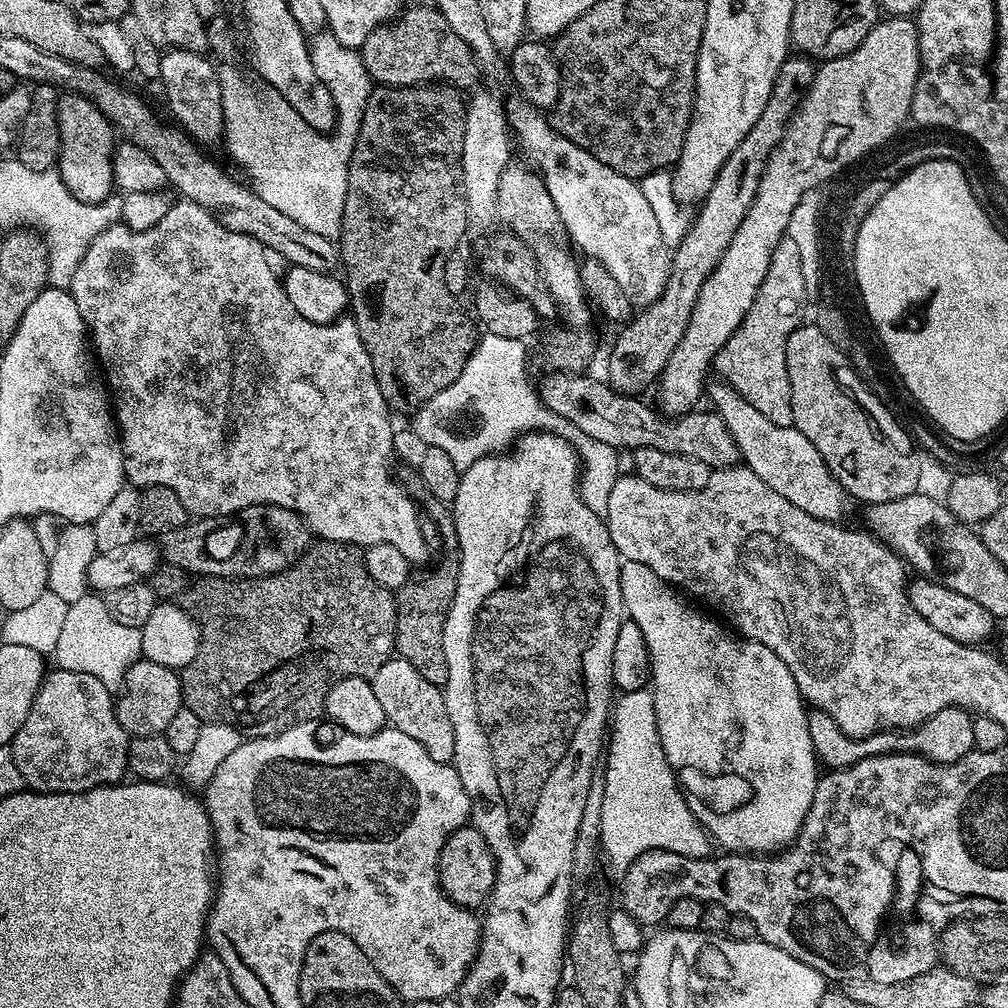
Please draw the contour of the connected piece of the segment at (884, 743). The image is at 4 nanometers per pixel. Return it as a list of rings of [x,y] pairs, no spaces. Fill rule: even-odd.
[[[947,708],[946,710],[938,710],[938,714],[926,718],[915,728],[885,730],[857,738],[846,735],[838,726],[838,722],[834,722],[834,718],[830,718],[824,712],[812,710],[808,714],[810,742],[814,742],[816,759],[828,770],[845,768],[862,758],[874,758],[887,752],[914,752],[936,764],[949,764],[955,760],[960,760],[965,754],[973,751],[974,726],[972,722],[973,717],[963,708]]]

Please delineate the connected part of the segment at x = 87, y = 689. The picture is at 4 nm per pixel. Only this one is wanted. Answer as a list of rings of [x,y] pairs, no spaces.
[[[59,667],[53,671],[49,671],[45,675],[42,683],[40,683],[38,694],[30,706],[30,714],[26,714],[26,722],[22,722],[18,734],[13,738],[10,745],[14,762],[17,764],[18,771],[24,779],[25,785],[33,792],[85,792],[91,788],[103,788],[121,783],[129,771],[127,748],[130,737],[127,732],[122,730],[122,726],[116,717],[116,705],[114,703],[113,693],[98,678],[94,678],[91,674],[75,673],[72,670],[64,670]]]

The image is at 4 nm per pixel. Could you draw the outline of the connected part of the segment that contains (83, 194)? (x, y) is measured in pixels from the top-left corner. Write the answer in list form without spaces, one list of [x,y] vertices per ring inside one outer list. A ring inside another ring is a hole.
[[[60,92],[58,98],[58,130],[60,131],[60,159],[58,171],[64,188],[87,204],[97,204],[113,195],[112,155],[114,129],[94,106],[94,102],[76,92]]]

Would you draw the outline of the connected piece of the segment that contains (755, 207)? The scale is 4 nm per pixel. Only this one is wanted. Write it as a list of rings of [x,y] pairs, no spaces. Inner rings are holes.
[[[893,16],[891,18],[881,19],[870,30],[870,34],[866,34],[866,38],[862,38],[862,42],[854,50],[850,50],[844,56],[835,56],[832,60],[823,61],[817,67],[816,76],[812,79],[812,84],[808,88],[808,93],[804,95],[804,101],[800,103],[799,108],[792,115],[792,120],[788,124],[788,129],[784,132],[784,137],[778,142],[778,146],[770,154],[770,158],[766,162],[766,170],[762,174],[762,178],[758,182],[758,194],[754,194],[754,202],[750,202],[750,210],[746,210],[746,218],[742,218],[742,226],[738,226],[738,231],[734,233],[734,238],[730,238],[730,246],[726,246],[726,250],[722,254],[722,258],[716,266],[714,266],[712,272],[704,282],[702,282],[701,289],[698,290],[698,300],[694,302],[694,310],[690,314],[690,322],[686,326],[686,334],[682,334],[682,338],[678,342],[678,346],[674,346],[674,354],[670,354],[670,362],[666,362],[664,371],[661,372],[658,381],[658,389],[660,388],[660,404],[658,408],[661,413],[667,414],[673,418],[682,416],[686,412],[693,411],[697,407],[696,404],[706,392],[706,383],[704,379],[707,378],[708,372],[710,376],[710,369],[713,367],[718,350],[722,350],[722,346],[726,344],[728,339],[733,336],[738,328],[744,321],[744,318],[750,306],[754,304],[754,298],[758,294],[758,290],[762,286],[762,282],[766,278],[766,270],[770,268],[770,262],[772,261],[772,255],[774,250],[780,245],[781,241],[786,238],[788,231],[788,223],[792,219],[796,212],[796,207],[801,202],[802,198],[808,191],[814,191],[815,188],[821,184],[825,184],[828,181],[835,181],[840,171],[843,168],[848,168],[851,164],[856,164],[864,155],[869,152],[875,153],[876,149],[876,134],[886,134],[886,124],[894,124],[894,116],[901,116],[902,114],[910,114],[902,108],[902,106],[896,106],[894,104],[912,104],[914,98],[914,86],[918,82],[920,77],[920,33],[916,26],[915,19],[906,16]]]

